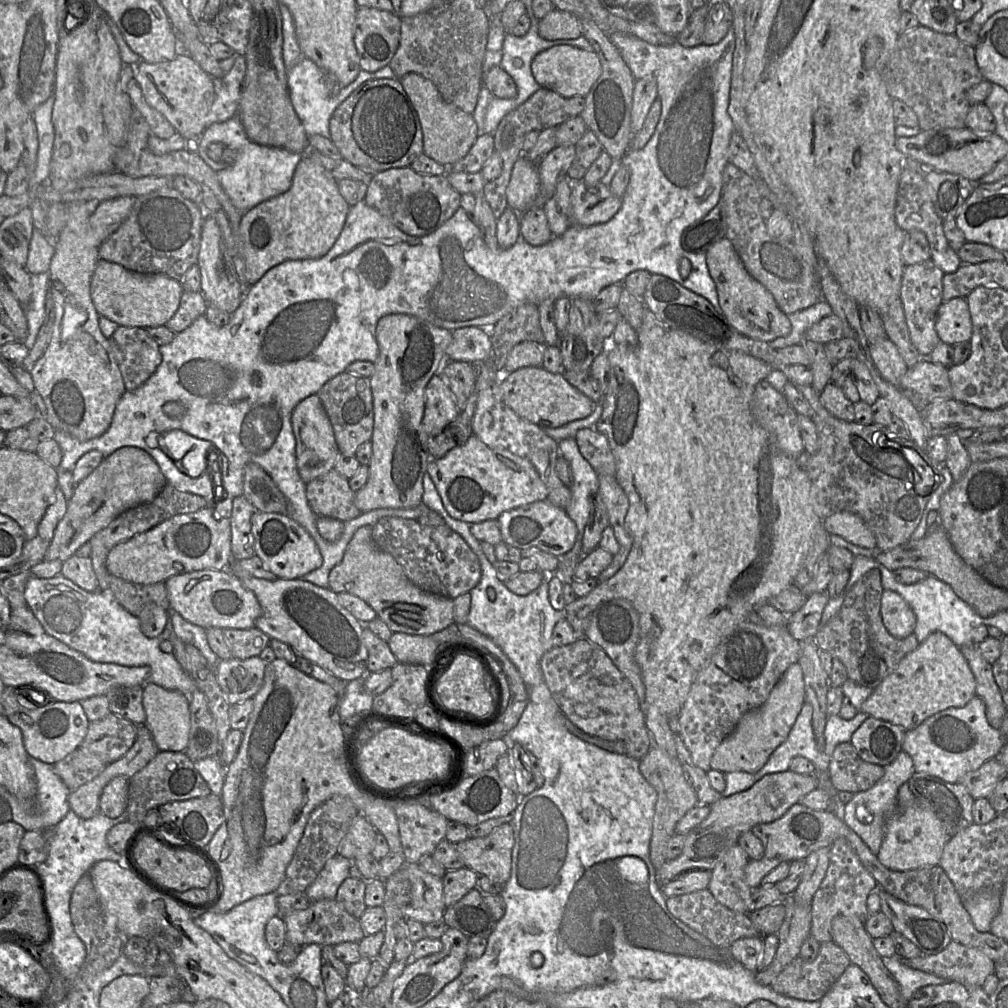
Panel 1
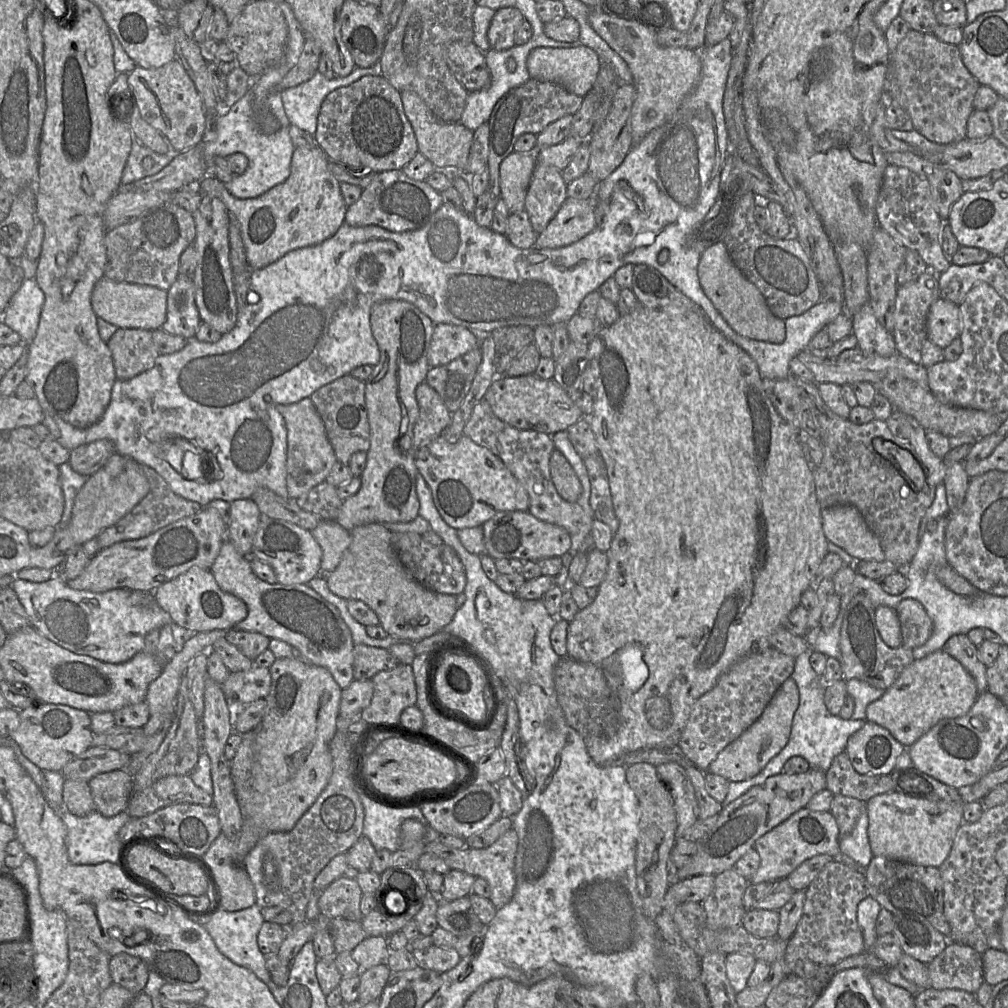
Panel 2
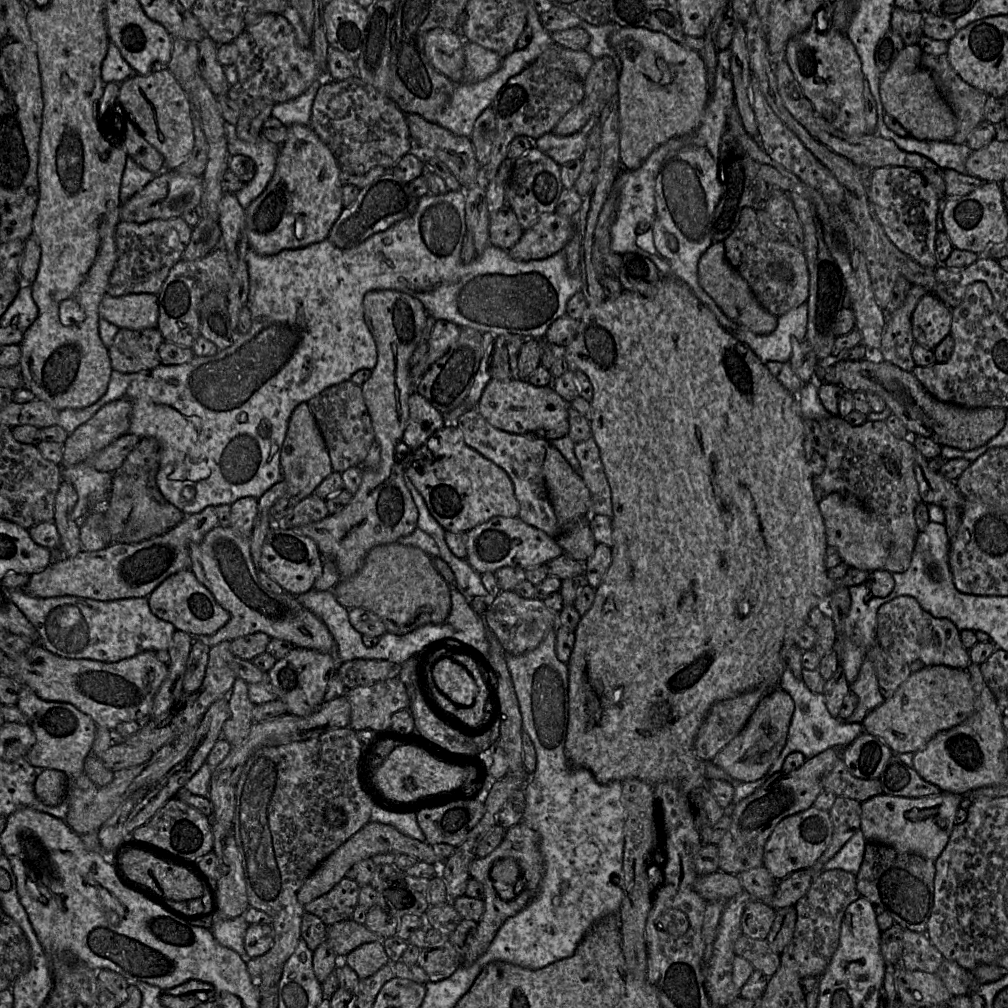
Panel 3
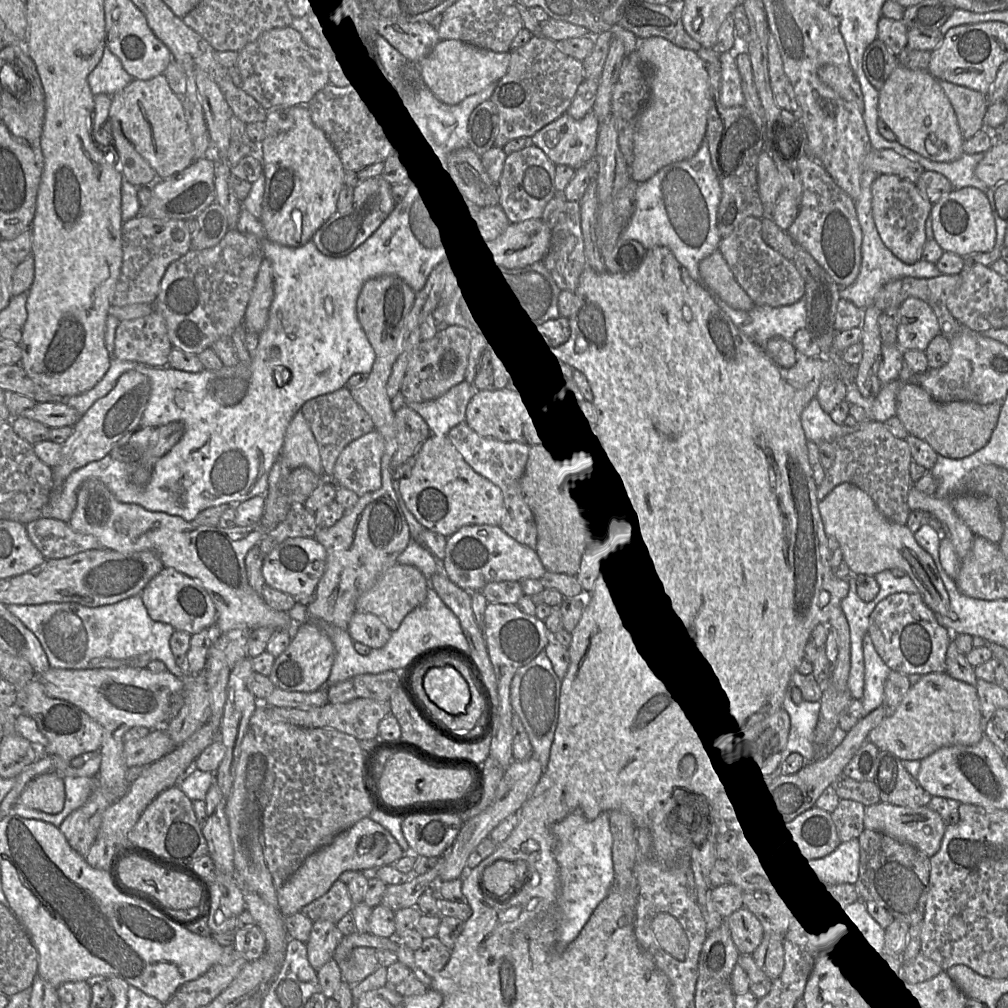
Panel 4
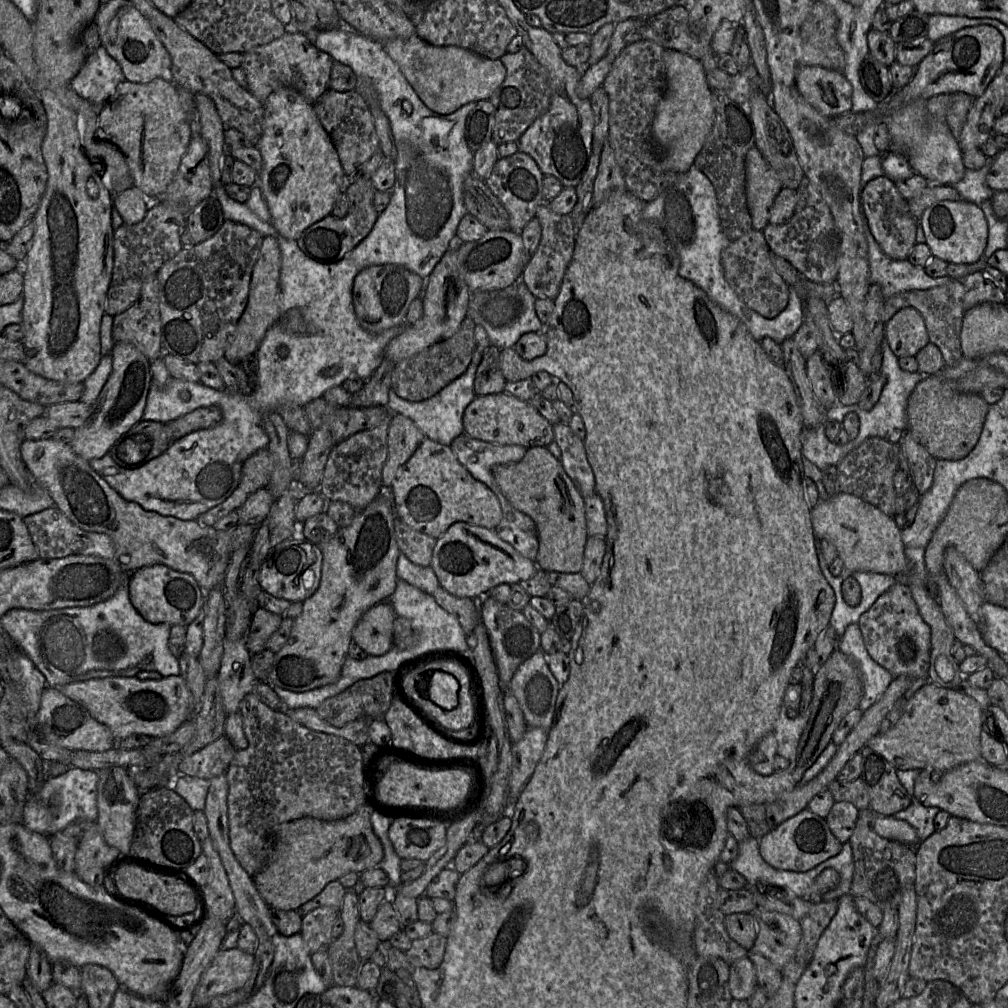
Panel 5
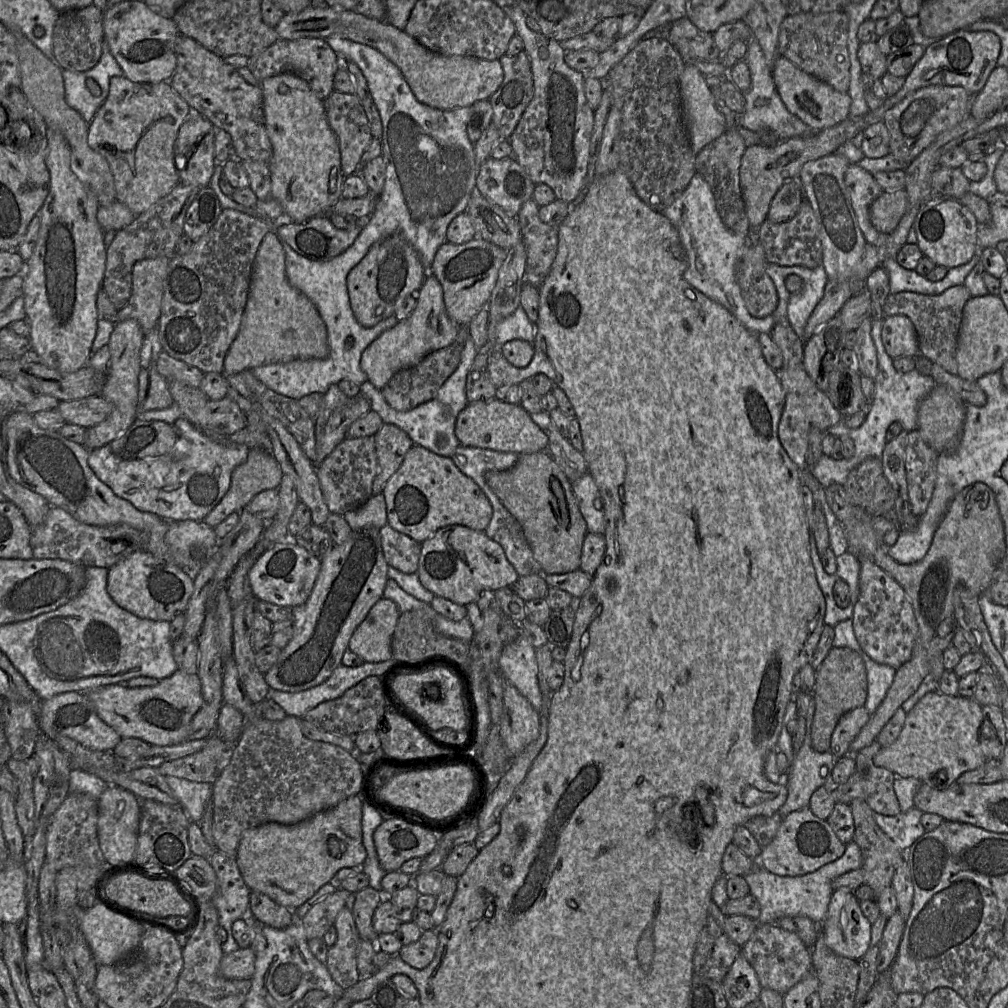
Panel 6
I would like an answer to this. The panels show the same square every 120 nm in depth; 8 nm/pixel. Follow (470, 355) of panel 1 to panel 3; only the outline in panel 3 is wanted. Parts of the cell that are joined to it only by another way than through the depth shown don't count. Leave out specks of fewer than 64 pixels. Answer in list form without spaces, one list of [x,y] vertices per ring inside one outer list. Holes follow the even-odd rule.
[[[436,320],[428,341],[428,351],[420,361],[411,368],[413,392],[416,385],[429,367],[442,357],[449,347],[458,339],[460,326],[447,320]]]

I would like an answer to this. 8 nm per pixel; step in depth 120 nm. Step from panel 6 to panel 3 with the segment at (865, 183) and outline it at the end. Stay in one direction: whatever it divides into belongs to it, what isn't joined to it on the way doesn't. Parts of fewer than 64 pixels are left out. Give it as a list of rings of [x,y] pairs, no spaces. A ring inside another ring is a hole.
[[[905,167],[875,169],[868,196],[875,217],[899,250],[924,268],[936,269],[941,265],[936,256],[935,239],[936,216],[942,200],[919,172]]]

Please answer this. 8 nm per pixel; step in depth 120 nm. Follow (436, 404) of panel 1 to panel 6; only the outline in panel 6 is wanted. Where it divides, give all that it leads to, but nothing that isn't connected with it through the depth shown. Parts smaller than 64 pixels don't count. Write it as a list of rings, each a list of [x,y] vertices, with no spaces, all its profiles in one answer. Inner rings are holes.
[[[383,424],[374,435],[374,440],[378,471],[373,481],[372,494],[377,495],[399,469],[414,443],[405,431],[393,424]]]

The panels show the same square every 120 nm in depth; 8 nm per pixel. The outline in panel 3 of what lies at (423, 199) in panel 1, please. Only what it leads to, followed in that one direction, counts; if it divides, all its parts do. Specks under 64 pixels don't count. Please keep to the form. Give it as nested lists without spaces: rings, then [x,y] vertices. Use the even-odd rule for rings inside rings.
[[[387,171],[360,189],[356,200],[343,209],[333,224],[327,240],[340,249],[353,248],[373,234],[384,231],[413,215],[418,205],[418,199],[410,192],[408,183],[402,182]]]

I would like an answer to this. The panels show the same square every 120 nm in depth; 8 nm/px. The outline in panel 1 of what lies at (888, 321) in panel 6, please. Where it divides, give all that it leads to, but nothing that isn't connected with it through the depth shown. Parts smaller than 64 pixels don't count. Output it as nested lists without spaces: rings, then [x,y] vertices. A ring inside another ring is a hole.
[[[966,298],[944,301],[937,311],[935,329],[940,341],[946,344],[969,342],[972,322]]]

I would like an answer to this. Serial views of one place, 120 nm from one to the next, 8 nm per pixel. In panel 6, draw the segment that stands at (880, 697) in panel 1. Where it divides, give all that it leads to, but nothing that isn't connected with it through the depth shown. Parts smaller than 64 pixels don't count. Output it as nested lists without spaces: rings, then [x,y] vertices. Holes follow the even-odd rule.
[[[933,689],[906,714],[904,727],[898,739],[889,747],[879,750],[874,756],[874,764],[891,771],[895,778],[913,777],[933,789],[936,786],[936,780],[942,780],[942,787],[948,788],[963,773],[975,770],[987,761],[980,746],[982,721],[982,706],[973,697],[949,696]]]

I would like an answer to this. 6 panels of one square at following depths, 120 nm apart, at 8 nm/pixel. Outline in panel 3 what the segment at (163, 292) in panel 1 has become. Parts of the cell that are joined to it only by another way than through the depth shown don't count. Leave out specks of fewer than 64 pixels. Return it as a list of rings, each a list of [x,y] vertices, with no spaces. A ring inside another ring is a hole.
[[[150,293],[112,297],[105,294],[100,305],[102,319],[121,328],[143,330],[158,327],[158,295]]]

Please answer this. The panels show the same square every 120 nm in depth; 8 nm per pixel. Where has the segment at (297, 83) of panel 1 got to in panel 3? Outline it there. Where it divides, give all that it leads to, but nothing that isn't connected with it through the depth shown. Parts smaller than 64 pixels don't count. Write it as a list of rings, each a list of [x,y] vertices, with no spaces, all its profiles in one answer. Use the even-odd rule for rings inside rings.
[[[327,72],[323,80],[315,81],[299,97],[274,105],[271,116],[280,120],[286,127],[294,124],[310,125],[312,105],[320,86],[327,80]]]

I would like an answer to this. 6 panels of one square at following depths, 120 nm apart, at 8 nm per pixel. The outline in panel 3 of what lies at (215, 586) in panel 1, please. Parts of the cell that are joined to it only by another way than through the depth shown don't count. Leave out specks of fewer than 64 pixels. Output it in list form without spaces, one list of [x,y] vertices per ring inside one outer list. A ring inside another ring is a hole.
[[[190,569],[180,570],[162,581],[147,597],[151,612],[174,625],[176,630],[192,637],[210,636],[223,627],[230,614],[222,608],[212,593],[200,583]]]

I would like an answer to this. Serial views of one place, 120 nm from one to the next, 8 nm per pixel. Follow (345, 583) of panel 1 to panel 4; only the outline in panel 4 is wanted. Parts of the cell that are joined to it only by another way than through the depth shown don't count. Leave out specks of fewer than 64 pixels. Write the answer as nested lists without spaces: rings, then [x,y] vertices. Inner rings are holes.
[[[397,563],[389,568],[372,588],[358,598],[356,610],[377,615],[391,631],[395,631],[407,614],[425,601],[429,587],[429,580],[419,569]]]

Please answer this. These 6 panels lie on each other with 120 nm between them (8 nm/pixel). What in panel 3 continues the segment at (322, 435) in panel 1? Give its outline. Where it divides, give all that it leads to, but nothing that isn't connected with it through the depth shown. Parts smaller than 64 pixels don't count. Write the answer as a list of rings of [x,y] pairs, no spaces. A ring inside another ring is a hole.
[[[307,402],[299,404],[291,414],[281,450],[280,464],[287,490],[270,510],[272,527],[290,513],[301,500],[314,494],[320,483],[333,472],[324,438]]]

